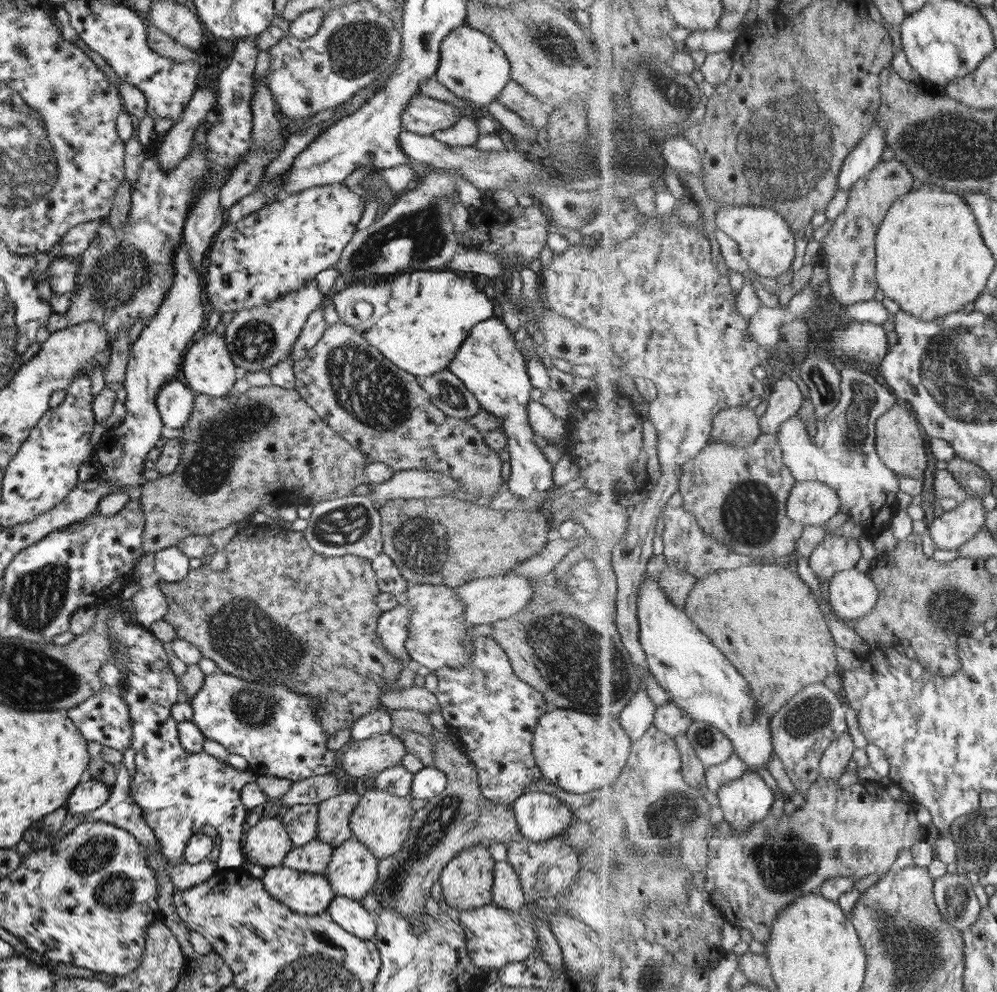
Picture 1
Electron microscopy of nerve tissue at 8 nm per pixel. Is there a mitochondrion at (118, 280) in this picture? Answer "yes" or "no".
yes

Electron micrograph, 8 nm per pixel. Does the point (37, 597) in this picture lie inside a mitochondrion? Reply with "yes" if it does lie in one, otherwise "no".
yes

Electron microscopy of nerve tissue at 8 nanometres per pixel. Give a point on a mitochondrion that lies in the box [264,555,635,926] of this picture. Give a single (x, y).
(565, 643)

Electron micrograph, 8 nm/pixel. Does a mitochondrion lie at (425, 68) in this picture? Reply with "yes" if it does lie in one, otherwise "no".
no

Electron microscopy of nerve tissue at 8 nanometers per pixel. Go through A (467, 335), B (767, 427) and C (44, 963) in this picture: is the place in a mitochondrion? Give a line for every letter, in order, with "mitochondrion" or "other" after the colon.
A: other
B: other
C: other

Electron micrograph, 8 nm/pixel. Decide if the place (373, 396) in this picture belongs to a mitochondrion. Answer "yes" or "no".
yes

